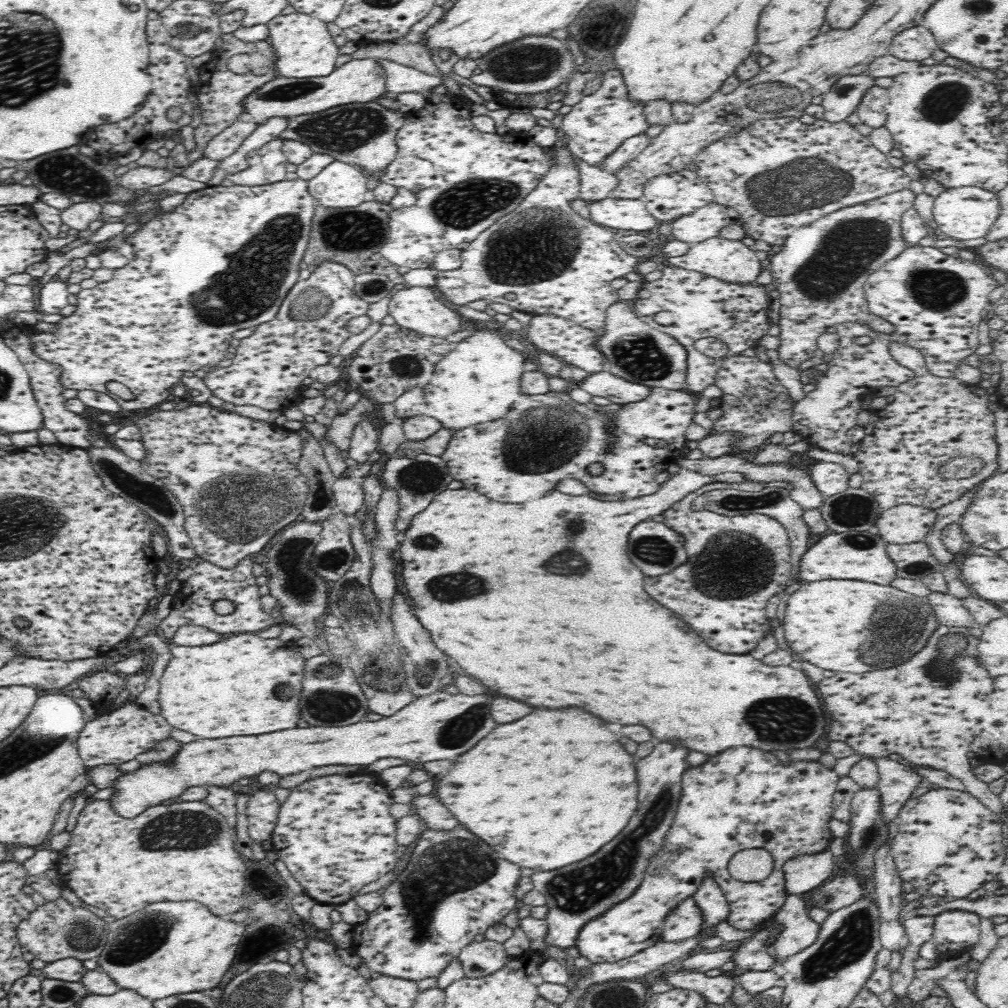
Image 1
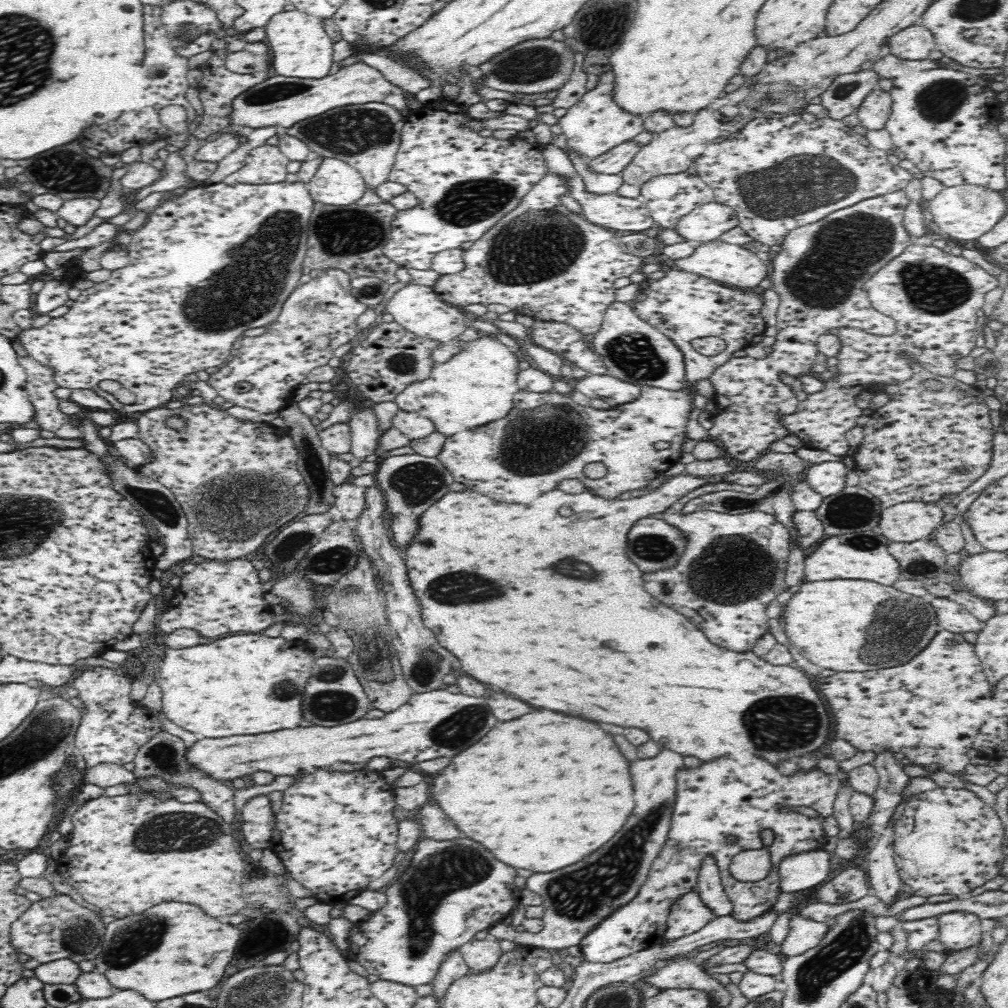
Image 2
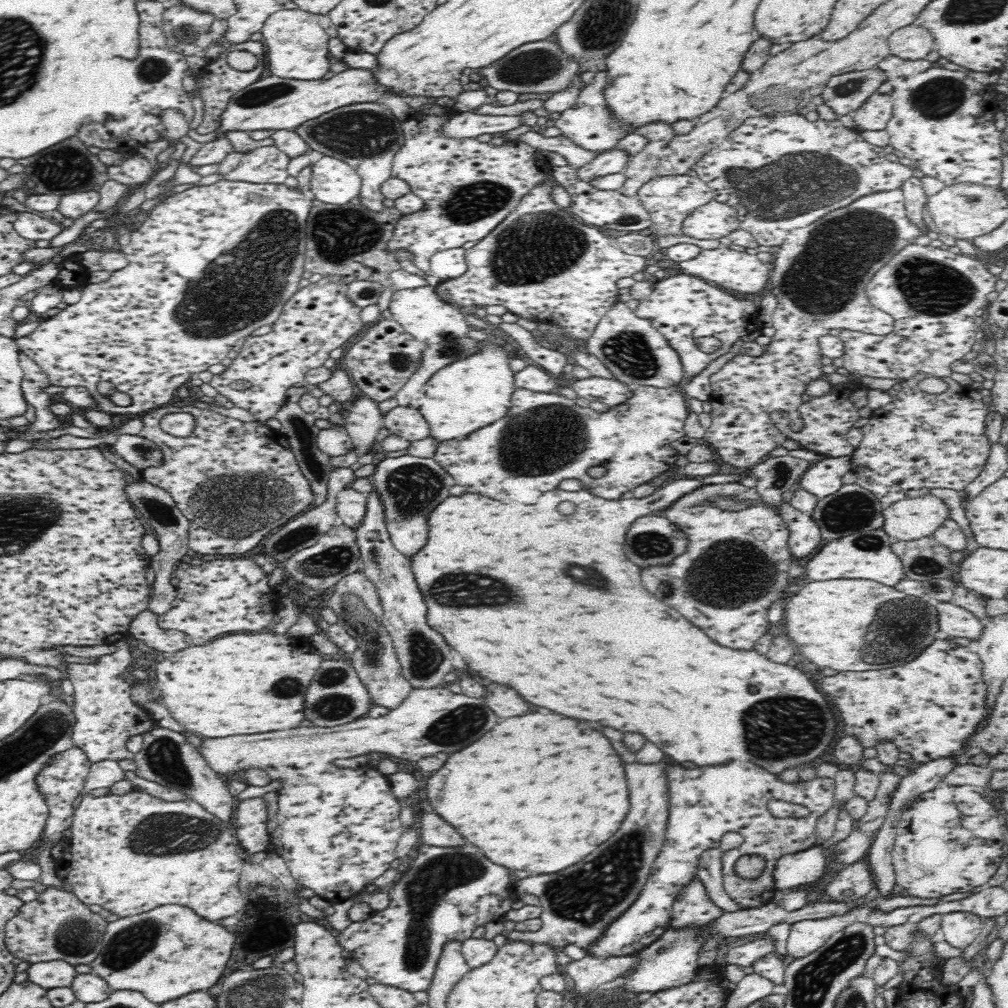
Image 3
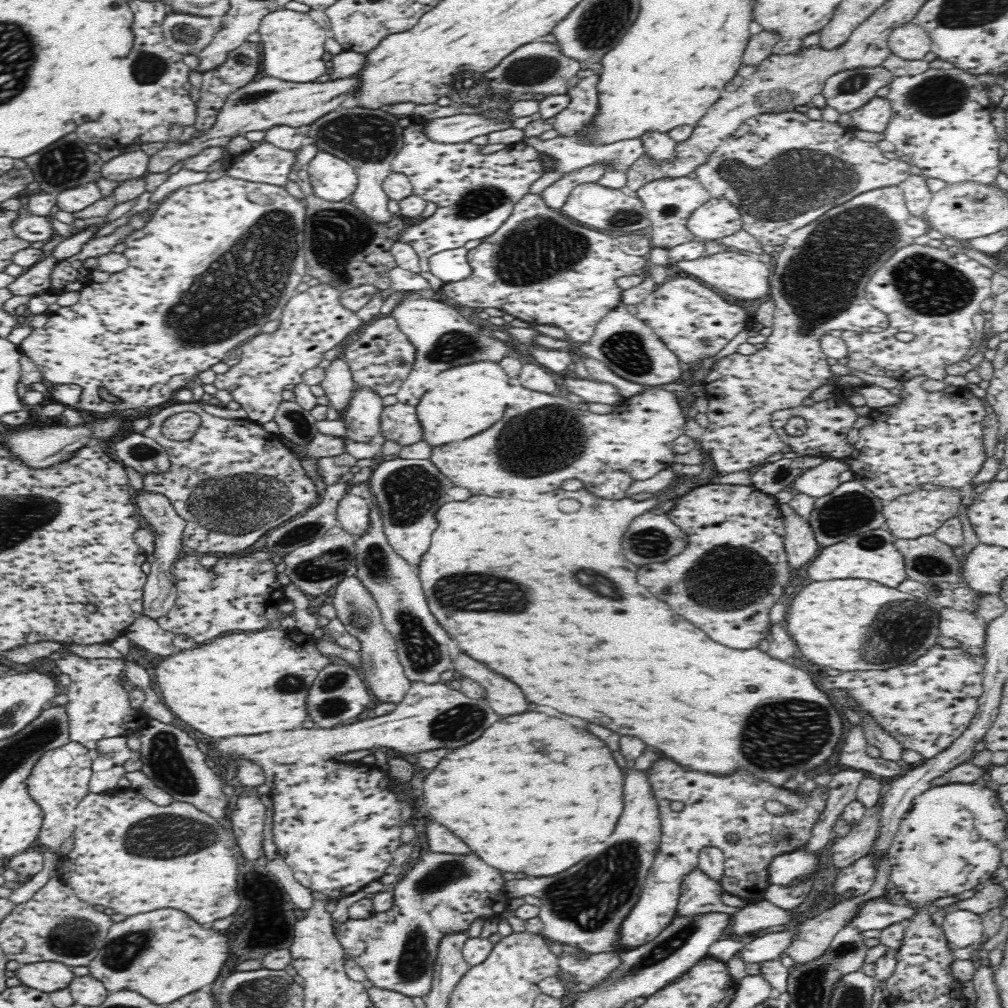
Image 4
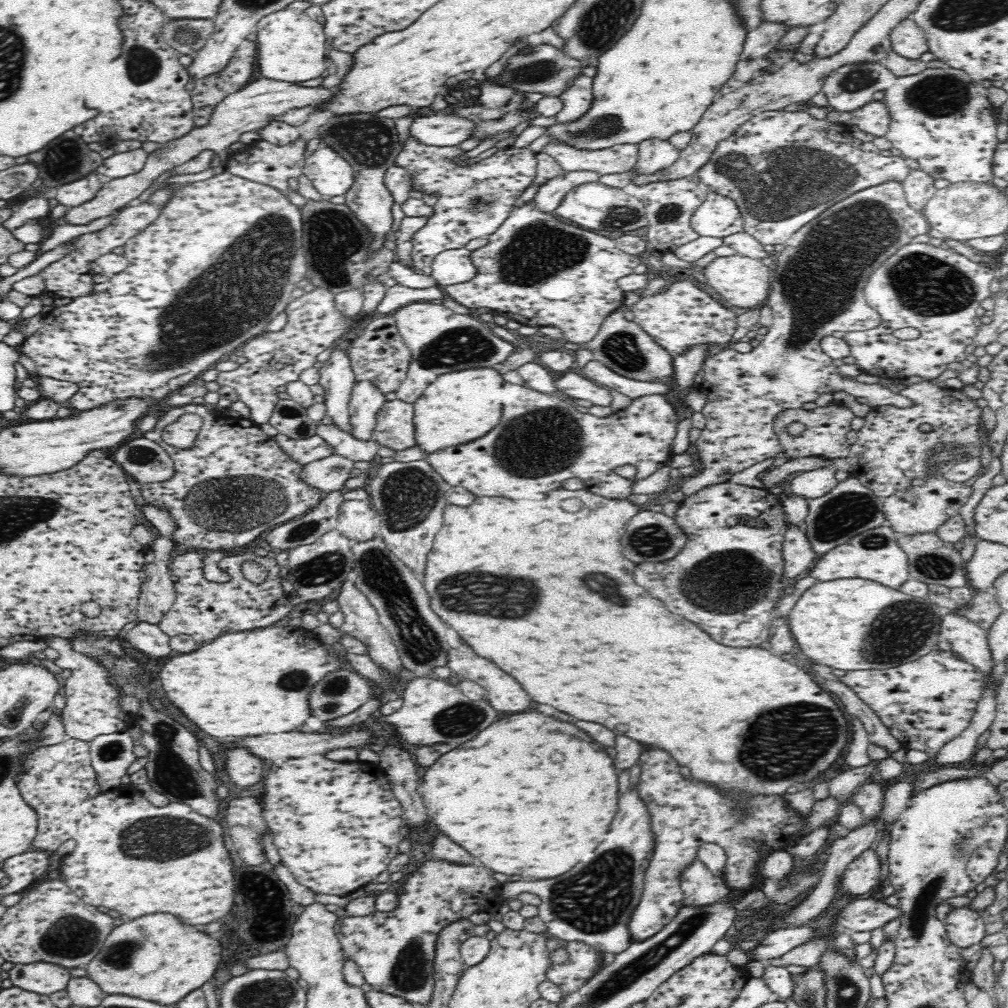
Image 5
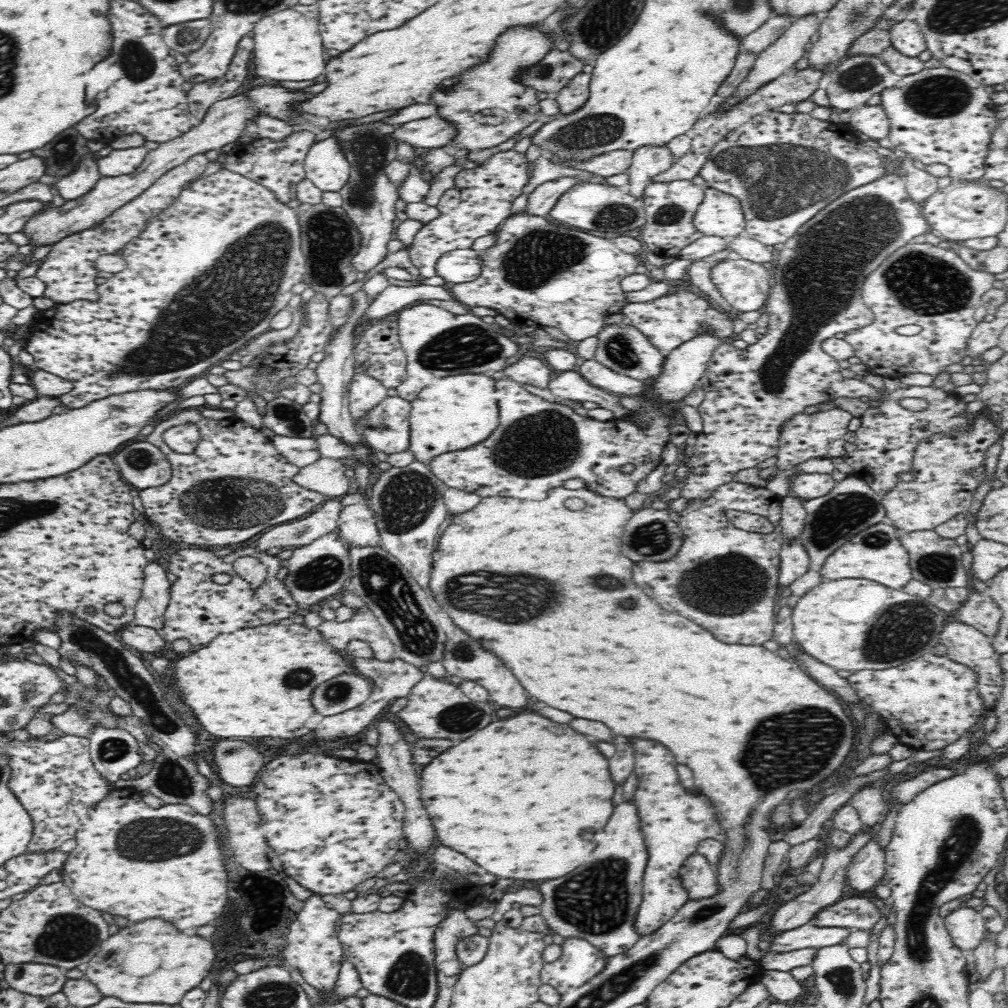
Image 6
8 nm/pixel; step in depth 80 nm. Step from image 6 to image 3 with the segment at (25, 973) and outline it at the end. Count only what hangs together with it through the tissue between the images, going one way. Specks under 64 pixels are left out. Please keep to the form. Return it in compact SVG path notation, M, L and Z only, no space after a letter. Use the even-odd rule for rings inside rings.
M65 960L32 963L27 972L27 980L46 989L71 986L74 977L78 974L75 966Z

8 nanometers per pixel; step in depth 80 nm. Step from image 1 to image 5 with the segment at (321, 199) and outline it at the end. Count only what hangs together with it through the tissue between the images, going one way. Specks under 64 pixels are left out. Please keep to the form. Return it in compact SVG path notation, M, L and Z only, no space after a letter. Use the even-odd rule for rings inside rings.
M321 145L305 160L303 174L312 182L316 191L328 199L345 195L354 184L351 165L332 148Z

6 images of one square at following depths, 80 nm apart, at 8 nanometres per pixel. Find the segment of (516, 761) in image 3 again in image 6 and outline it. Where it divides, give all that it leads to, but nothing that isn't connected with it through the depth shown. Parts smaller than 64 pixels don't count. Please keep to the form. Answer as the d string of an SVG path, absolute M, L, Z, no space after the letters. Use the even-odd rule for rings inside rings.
M518 714L506 720L498 720L492 722L490 726L478 730L474 736L466 738L464 742L460 742L458 746L448 748L446 752L442 752L438 758L434 758L420 774L420 794L422 794L422 802L430 814L430 820L436 828L438 840L462 854L466 854L470 860L474 860L476 864L484 866L490 874L498 876L498 878L514 878L514 880L532 880L532 882L542 882L542 880L552 880L552 878L560 878L568 872L572 872L574 868L578 868L580 864L584 864L584 850L580 848L580 844L584 846L584 838L586 834L596 834L602 832L606 822L610 820L612 812L614 812L614 804L612 804L612 796L614 796L614 780L610 776L608 770L608 760L598 752L598 748L586 740L584 734L578 734L574 730L570 730L568 724L558 724L552 722L540 714Z

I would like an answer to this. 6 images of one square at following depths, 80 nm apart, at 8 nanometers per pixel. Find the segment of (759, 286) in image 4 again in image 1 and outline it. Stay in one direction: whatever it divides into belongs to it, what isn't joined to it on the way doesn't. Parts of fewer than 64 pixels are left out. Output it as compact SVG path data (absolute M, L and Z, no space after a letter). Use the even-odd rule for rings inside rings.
M714 236L714 238L690 245L686 254L679 257L668 257L666 261L667 266L685 268L726 282L741 282L742 284L753 283L756 276L760 274L763 264L756 257L756 249L748 240L728 240L721 236Z

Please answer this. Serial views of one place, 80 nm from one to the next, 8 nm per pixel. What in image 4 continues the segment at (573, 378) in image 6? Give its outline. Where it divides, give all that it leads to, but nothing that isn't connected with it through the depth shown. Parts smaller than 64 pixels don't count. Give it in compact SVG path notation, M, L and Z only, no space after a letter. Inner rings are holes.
M592 378L571 379L567 383L568 390L578 394L585 402L602 402L616 406L625 400L623 394L613 384L609 382L599 382Z

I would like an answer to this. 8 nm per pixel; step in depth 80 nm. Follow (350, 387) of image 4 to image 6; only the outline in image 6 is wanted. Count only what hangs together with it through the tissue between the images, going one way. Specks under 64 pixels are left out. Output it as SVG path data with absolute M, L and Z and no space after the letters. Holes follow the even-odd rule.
M363 291L354 293L353 297L355 300L353 311L347 316L344 324L338 327L338 330L325 346L325 357L315 369L317 382L322 384L321 402L319 403L321 411L317 422L324 423L330 434L341 438L344 442L349 442L349 444L356 444L356 442L363 440L363 436L356 430L349 411L349 386L355 375L354 351L352 350L355 344L354 328L356 328L356 324L360 322L360 318L364 316L364 312L369 307L366 294Z

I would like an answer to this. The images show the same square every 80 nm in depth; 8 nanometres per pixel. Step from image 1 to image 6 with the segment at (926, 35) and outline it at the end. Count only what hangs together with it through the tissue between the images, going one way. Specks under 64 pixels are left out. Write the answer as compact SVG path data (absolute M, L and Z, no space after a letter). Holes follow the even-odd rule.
M904 19L891 26L891 46L910 58L918 57L927 49L925 38L918 23Z

